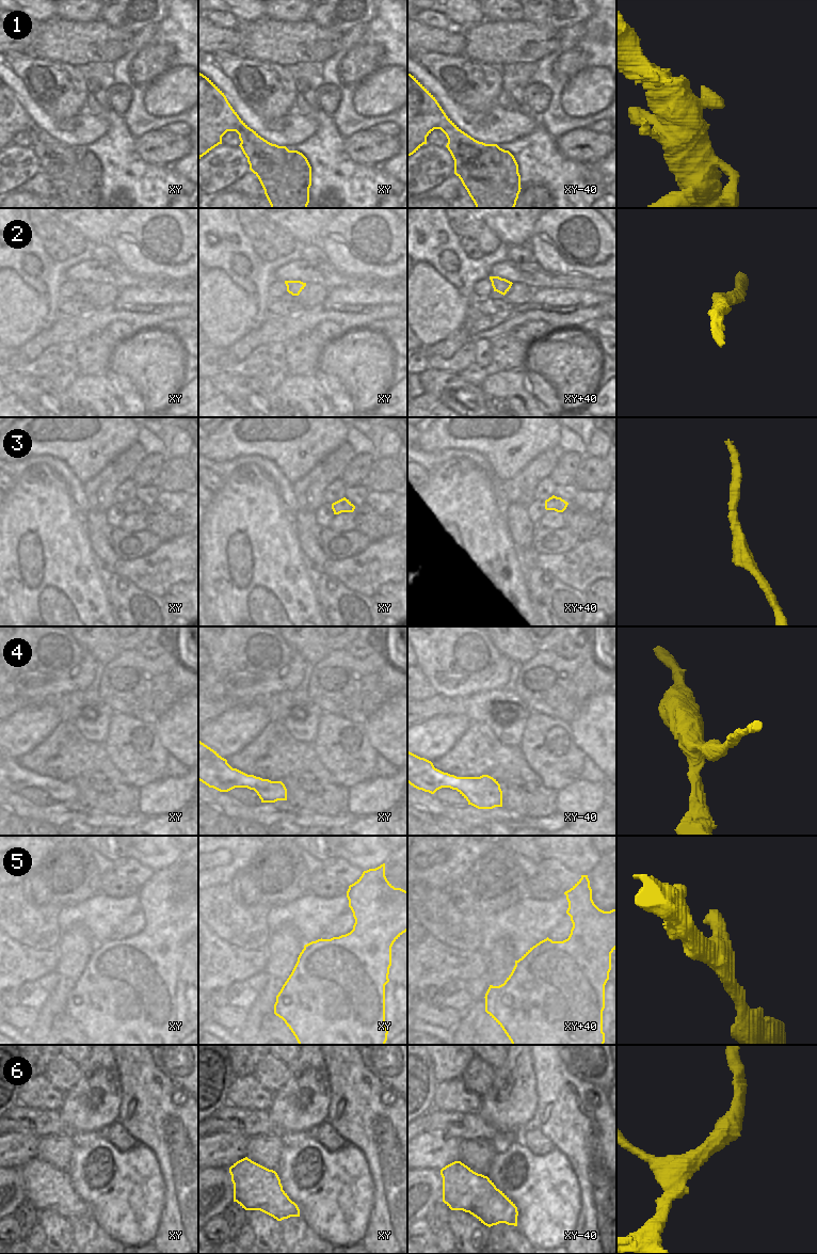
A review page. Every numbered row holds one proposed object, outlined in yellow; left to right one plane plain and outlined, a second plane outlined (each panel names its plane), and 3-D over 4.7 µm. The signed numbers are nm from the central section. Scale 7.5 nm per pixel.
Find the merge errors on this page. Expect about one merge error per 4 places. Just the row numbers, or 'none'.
none

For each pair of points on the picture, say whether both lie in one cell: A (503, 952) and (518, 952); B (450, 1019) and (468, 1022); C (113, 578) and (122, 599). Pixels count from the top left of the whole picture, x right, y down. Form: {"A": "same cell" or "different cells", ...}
{"A": "different cells", "B": "different cells", "C": "same cell"}

